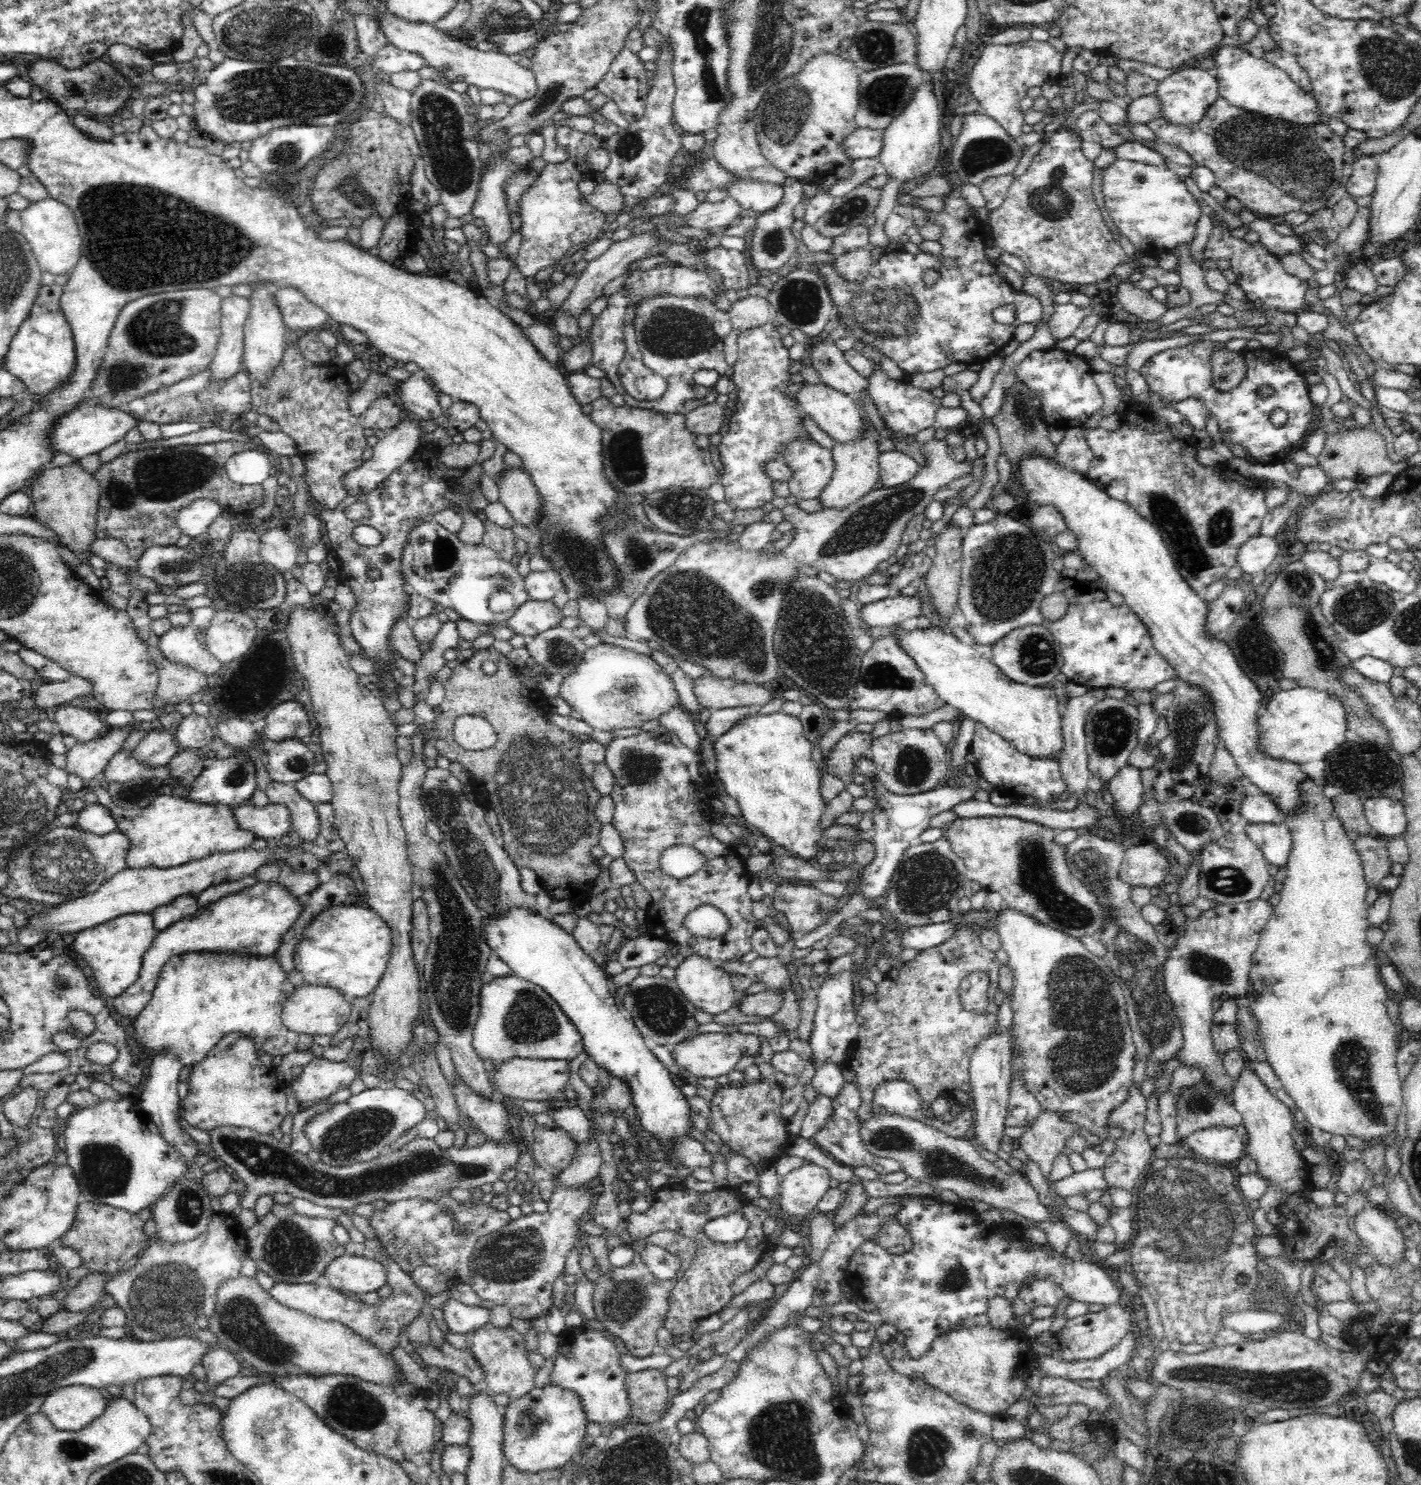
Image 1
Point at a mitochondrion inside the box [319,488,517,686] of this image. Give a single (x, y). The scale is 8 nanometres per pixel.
(444, 554)

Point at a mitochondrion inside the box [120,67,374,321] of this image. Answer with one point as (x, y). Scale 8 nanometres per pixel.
(283, 155)

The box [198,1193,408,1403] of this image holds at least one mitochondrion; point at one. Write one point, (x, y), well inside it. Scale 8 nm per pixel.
(240, 1319)

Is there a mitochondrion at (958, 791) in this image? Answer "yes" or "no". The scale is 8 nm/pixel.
no

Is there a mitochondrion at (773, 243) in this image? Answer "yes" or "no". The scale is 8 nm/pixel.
yes

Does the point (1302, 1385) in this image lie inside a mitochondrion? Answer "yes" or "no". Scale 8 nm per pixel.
yes

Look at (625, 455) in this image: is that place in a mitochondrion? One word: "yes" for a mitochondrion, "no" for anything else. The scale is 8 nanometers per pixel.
yes

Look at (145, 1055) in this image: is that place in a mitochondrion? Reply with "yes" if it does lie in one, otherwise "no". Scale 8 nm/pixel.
no

